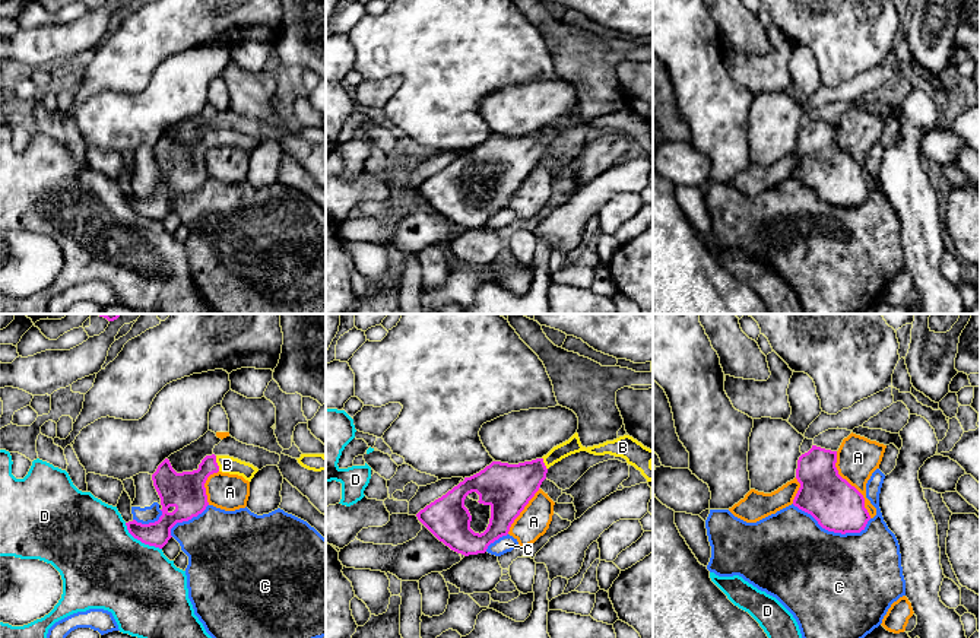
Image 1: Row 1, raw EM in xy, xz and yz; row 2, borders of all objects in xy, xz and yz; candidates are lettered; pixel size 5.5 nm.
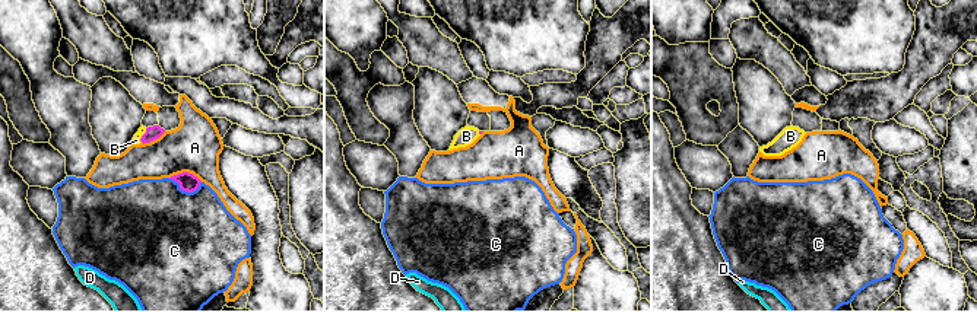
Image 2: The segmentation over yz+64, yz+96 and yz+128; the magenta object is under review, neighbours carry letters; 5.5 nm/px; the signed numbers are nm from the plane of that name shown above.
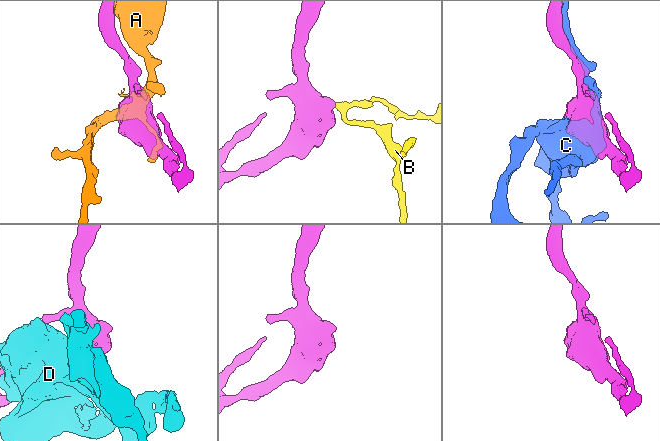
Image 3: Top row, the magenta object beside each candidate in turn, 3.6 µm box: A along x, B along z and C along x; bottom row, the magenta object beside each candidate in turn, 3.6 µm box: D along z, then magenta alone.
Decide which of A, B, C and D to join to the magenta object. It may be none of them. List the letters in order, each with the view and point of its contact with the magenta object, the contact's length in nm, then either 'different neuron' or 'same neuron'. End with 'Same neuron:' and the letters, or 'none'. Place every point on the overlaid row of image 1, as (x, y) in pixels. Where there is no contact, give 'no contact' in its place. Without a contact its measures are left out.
A: meets magenta in yz at (849, 483); contact 420 nm long; different neuron
B: meets magenta in xy at (216, 463); contact 90 nm long; same neuron
C: meets magenta in yz at (833, 530); contact 440 nm long; different neuron
D: meets magenta in xy at (140, 540); contact 260 nm long; different neuron
Same neuron: B

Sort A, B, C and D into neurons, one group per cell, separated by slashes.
A / B / C / D

